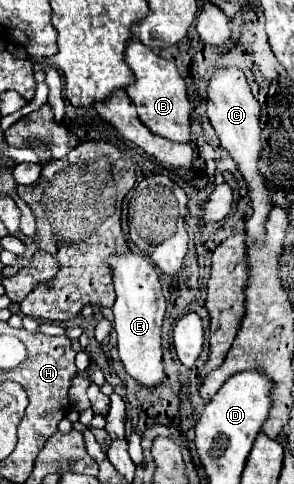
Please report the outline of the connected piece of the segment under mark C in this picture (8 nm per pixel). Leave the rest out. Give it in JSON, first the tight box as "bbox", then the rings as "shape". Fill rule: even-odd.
{"bbox":[205,66,271,240],"shape":[[[235,66],[215,70],[215,74],[211,76],[211,80],[207,84],[205,104],[207,104],[207,116],[209,116],[217,136],[221,140],[221,146],[225,150],[229,150],[229,156],[237,162],[239,170],[243,172],[243,176],[247,180],[249,198],[251,198],[251,206],[253,206],[253,214],[247,220],[247,234],[261,240],[263,234],[265,234],[267,214],[271,212],[271,204],[267,200],[267,186],[263,182],[263,178],[257,174],[257,162],[259,162],[259,154],[261,154],[261,148],[263,148],[263,144],[259,140],[259,134],[261,134],[259,112],[261,112],[261,106],[253,98],[251,88],[249,88],[243,72]]]}

